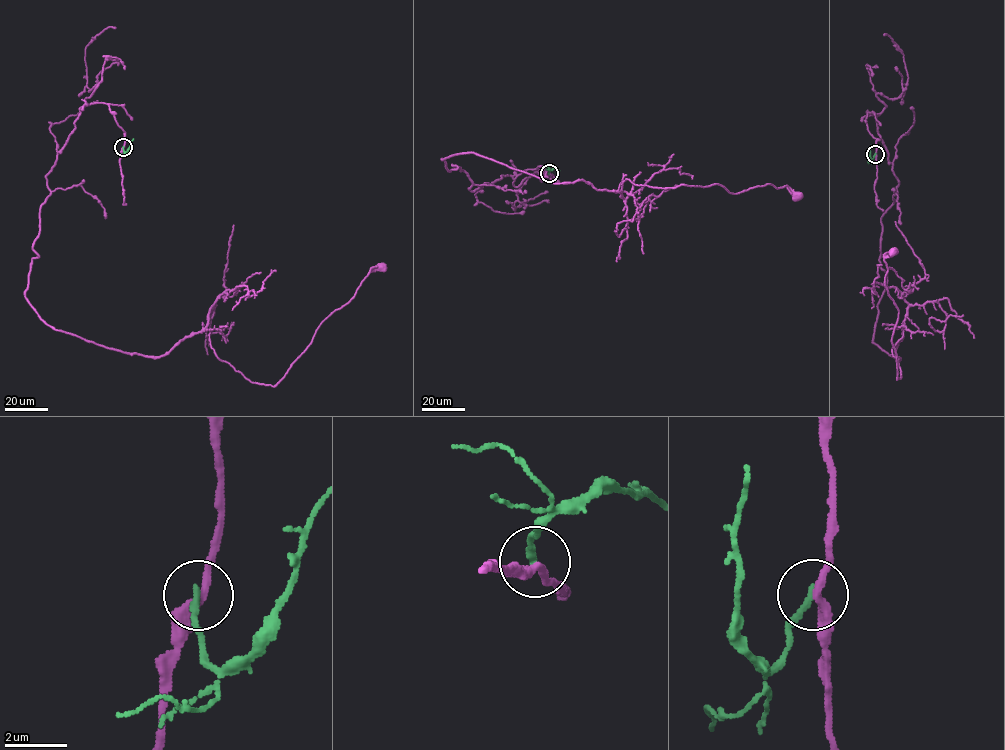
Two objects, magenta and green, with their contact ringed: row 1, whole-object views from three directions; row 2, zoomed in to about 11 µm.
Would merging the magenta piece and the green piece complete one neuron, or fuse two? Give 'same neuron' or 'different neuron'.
different neuron

